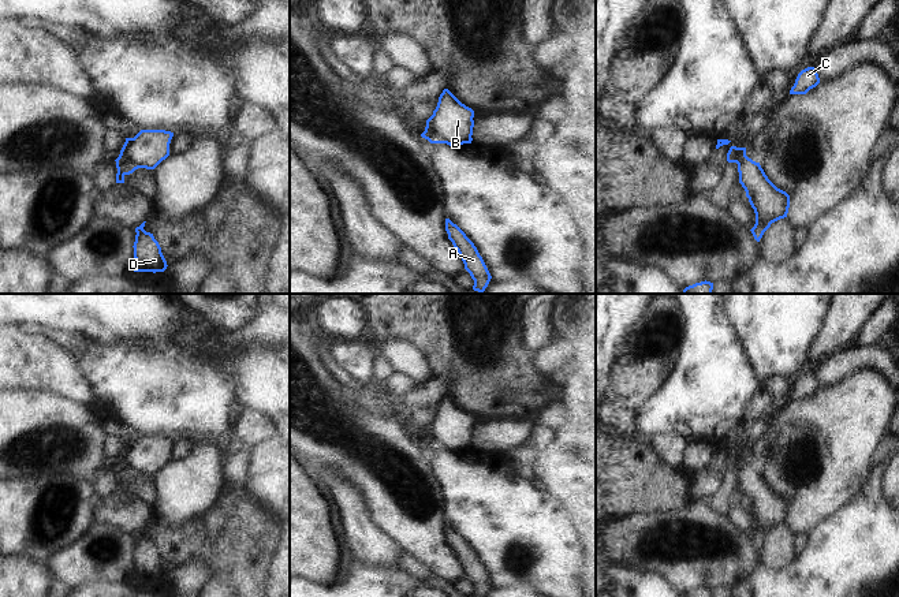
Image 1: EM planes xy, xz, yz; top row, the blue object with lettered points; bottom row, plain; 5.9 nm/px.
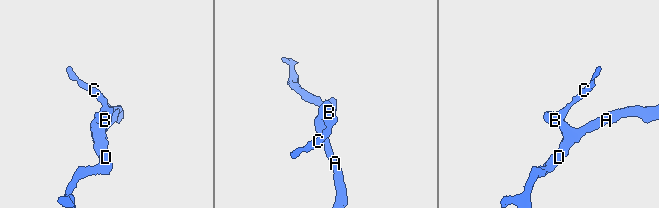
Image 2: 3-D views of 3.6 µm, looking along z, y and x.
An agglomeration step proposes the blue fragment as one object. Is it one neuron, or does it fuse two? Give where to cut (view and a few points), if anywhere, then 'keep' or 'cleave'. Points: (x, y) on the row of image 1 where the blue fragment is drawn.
cut xy (119, 155), (138, 167); cleave

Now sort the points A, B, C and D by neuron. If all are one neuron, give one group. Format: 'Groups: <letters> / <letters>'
Groups: A D / B C

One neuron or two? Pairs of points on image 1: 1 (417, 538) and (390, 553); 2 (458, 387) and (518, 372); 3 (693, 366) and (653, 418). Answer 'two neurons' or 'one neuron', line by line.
1: two neurons
2: one neuron
3: one neuron

